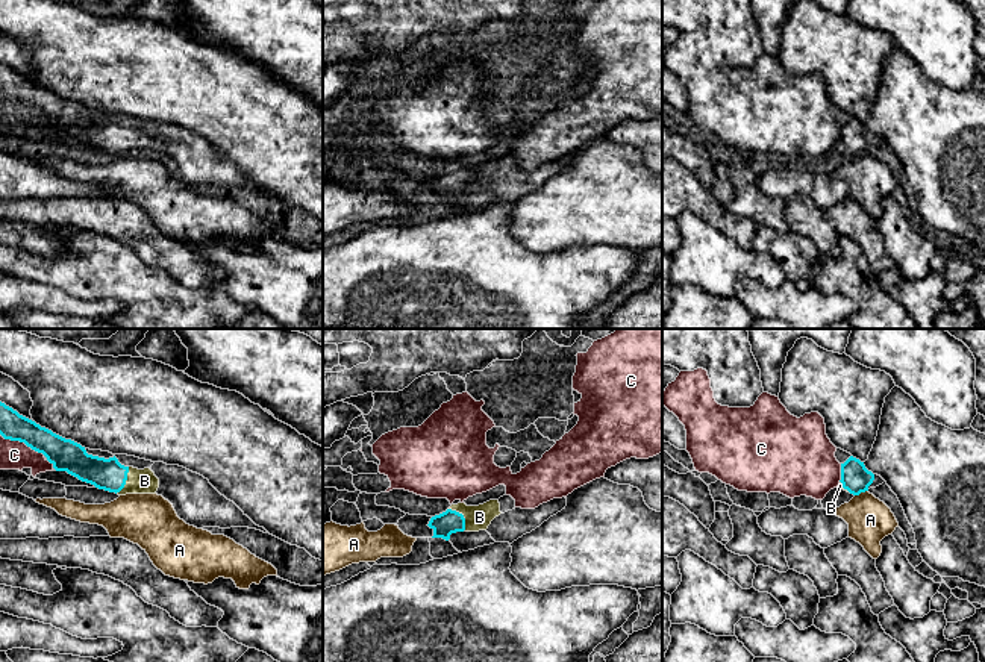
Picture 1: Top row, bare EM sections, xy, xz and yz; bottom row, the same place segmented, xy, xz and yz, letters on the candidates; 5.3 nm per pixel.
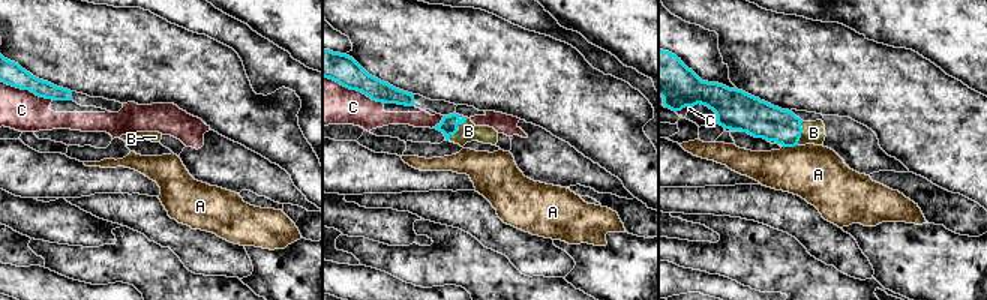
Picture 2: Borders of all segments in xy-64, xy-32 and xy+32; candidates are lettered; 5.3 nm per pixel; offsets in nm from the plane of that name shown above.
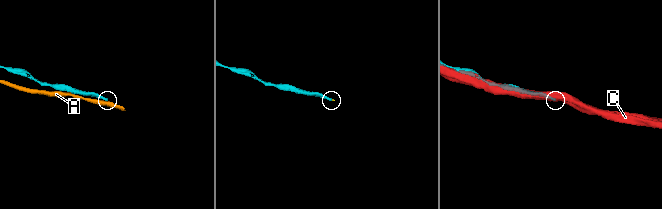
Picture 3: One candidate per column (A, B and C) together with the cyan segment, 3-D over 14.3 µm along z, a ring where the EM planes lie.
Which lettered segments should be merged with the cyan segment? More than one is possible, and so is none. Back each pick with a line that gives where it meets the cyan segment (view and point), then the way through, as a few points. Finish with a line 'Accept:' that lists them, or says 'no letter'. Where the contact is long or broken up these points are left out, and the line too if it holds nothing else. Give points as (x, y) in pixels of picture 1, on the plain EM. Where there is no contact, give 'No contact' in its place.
B: Touches cyan at xz (462, 176). Path across: xz (450, 182), (462, 176), (479, 177)
Accept: B

